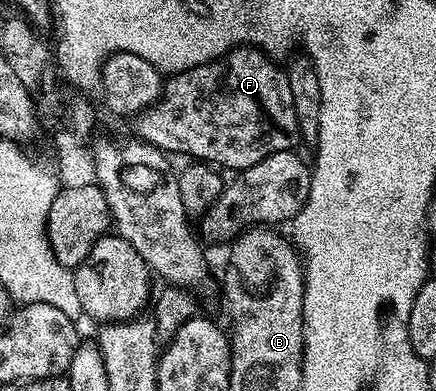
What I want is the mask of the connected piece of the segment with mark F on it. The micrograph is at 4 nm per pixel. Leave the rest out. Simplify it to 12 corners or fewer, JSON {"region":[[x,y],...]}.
{"region":[[237,46],[165,81],[135,137],[242,172],[301,141],[290,80]]}

